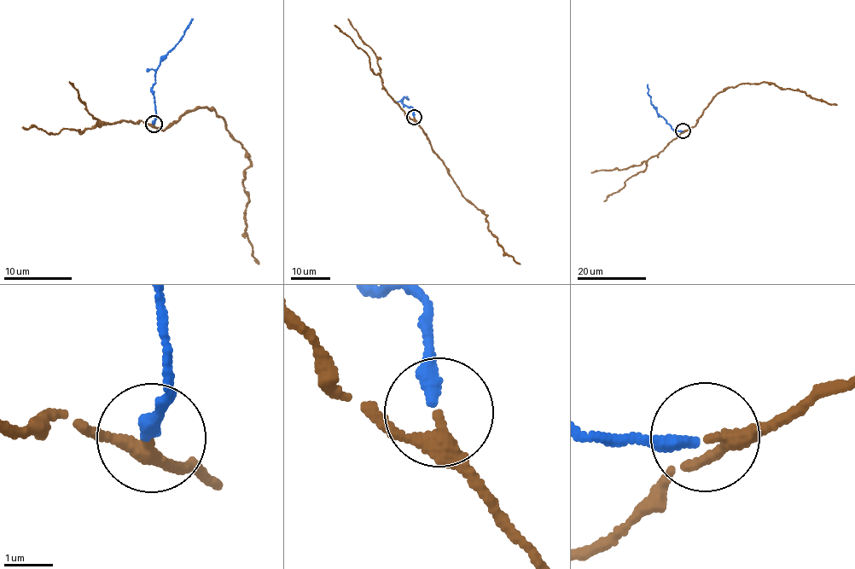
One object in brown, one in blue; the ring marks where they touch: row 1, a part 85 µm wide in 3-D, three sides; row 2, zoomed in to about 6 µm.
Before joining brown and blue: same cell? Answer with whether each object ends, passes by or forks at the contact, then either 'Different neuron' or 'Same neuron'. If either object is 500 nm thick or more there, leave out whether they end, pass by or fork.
At the ring brown passes by. At the ring blue ends. Same neuron

